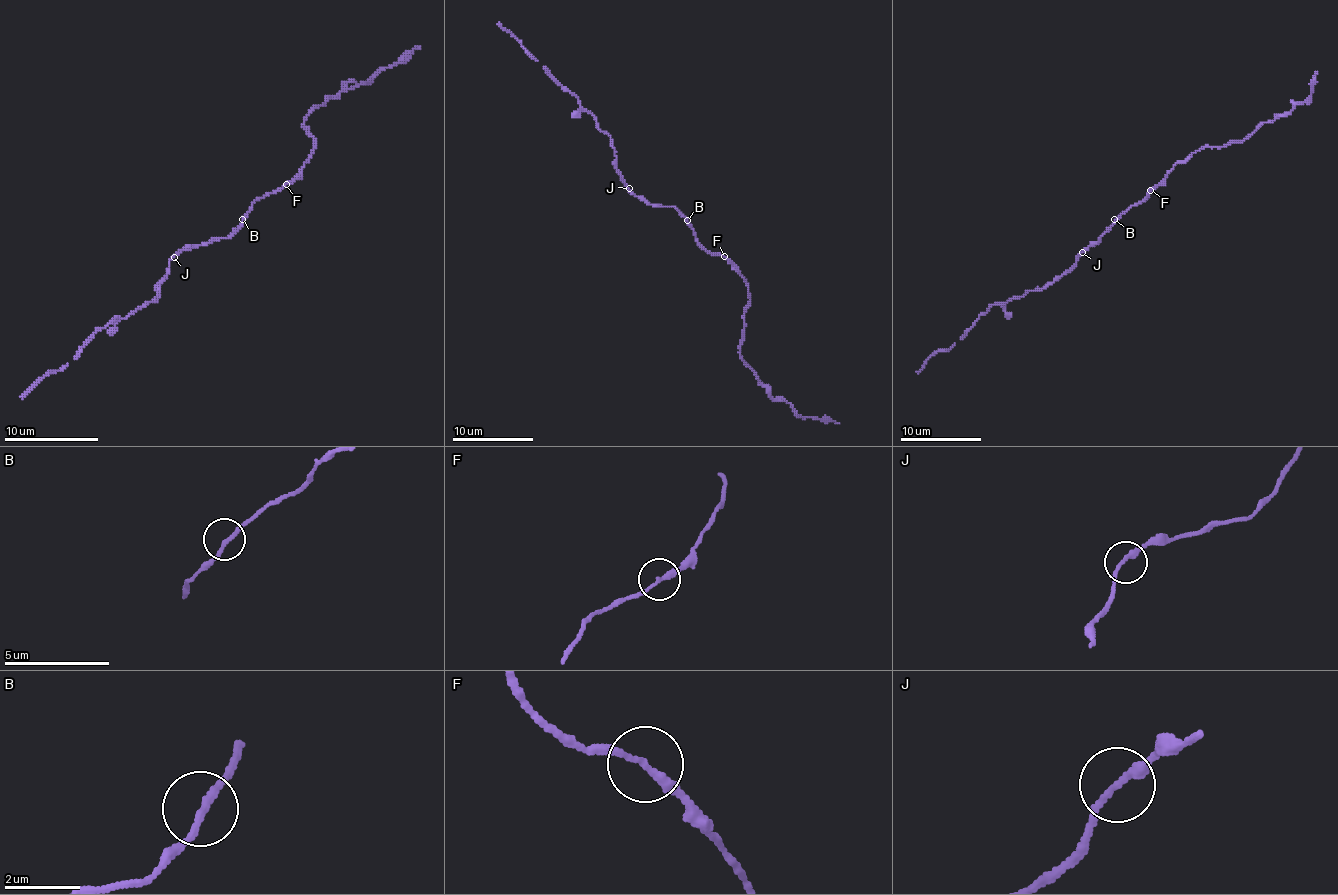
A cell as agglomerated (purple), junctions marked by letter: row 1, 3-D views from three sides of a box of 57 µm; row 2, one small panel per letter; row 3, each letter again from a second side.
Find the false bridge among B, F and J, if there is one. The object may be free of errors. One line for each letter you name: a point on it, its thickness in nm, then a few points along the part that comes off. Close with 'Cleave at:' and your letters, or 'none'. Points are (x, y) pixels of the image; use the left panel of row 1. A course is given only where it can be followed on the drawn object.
Cleave at: none

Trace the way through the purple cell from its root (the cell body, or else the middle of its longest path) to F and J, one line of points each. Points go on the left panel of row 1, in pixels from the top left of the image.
F: (242, 219), (259, 198), (276, 193), (285, 183)
J: (242, 219), (226, 238), (186, 245), (174, 257)

